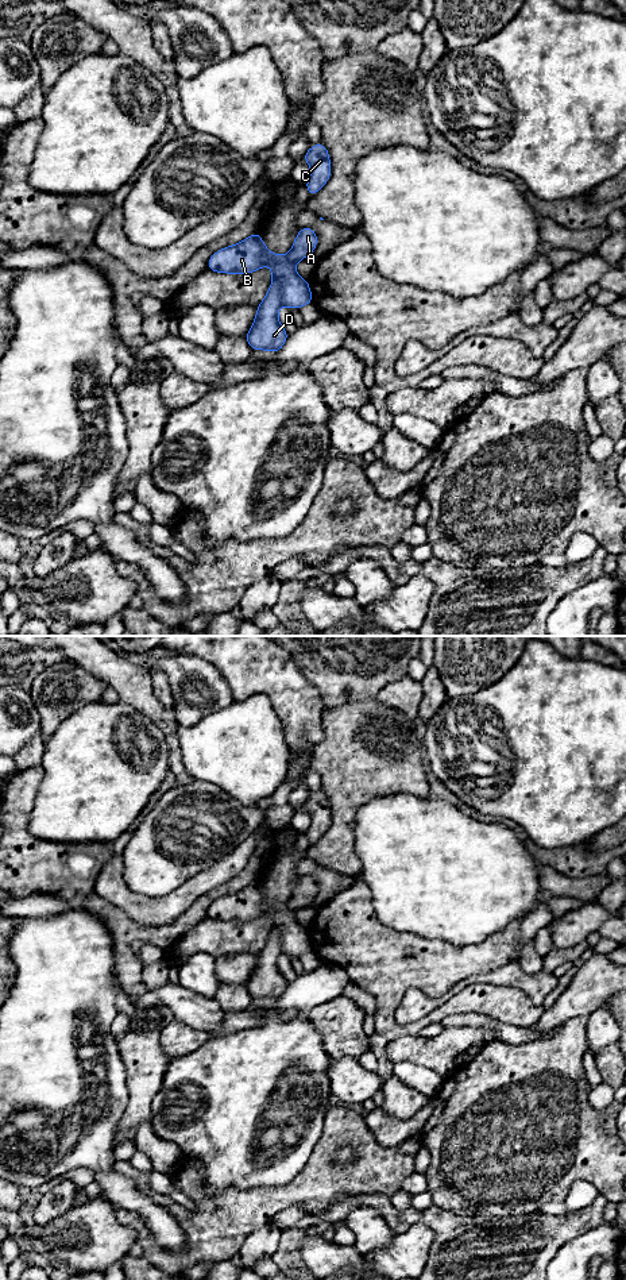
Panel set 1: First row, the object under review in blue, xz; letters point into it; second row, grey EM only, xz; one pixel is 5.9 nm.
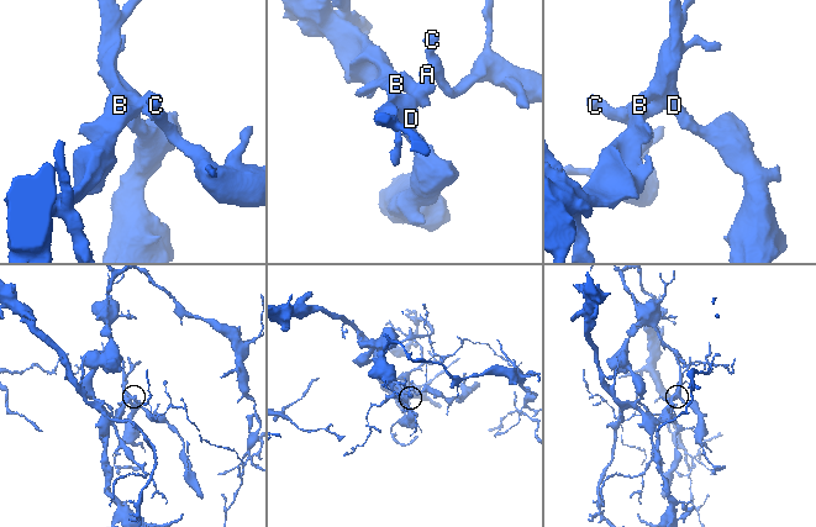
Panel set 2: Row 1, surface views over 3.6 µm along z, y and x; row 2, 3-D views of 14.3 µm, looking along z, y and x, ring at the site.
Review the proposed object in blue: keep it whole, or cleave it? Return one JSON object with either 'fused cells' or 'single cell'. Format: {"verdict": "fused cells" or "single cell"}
{"verdict": "fused cells"}

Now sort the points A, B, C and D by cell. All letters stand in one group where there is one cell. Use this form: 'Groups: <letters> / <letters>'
Groups: A C D / B

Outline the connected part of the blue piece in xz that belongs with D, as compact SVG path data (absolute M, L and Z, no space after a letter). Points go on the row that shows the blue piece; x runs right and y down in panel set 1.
M273 282L264 300L256 306L256 317L244 336L252 350L278 352L283 347L289 334L277 317L281 306L281 284Z

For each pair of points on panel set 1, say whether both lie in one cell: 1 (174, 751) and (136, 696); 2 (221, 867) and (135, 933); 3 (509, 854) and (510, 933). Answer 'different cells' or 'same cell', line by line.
1: same cell
2: different cells
3: different cells

